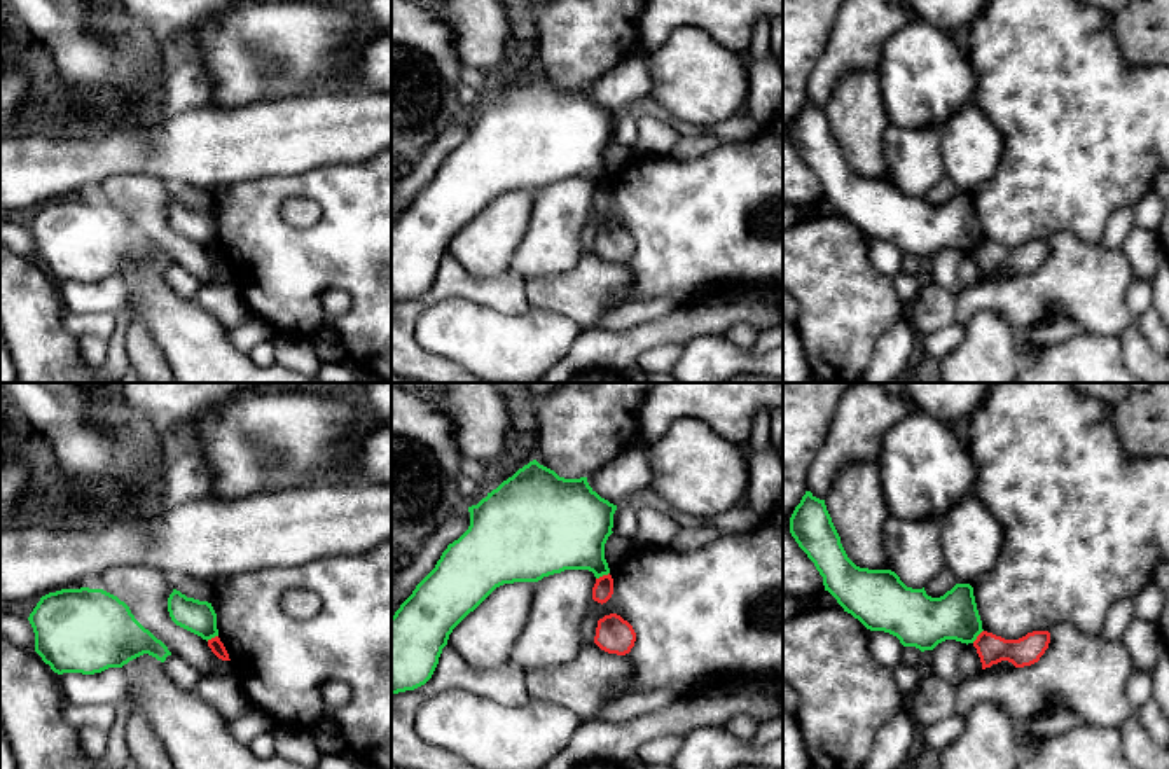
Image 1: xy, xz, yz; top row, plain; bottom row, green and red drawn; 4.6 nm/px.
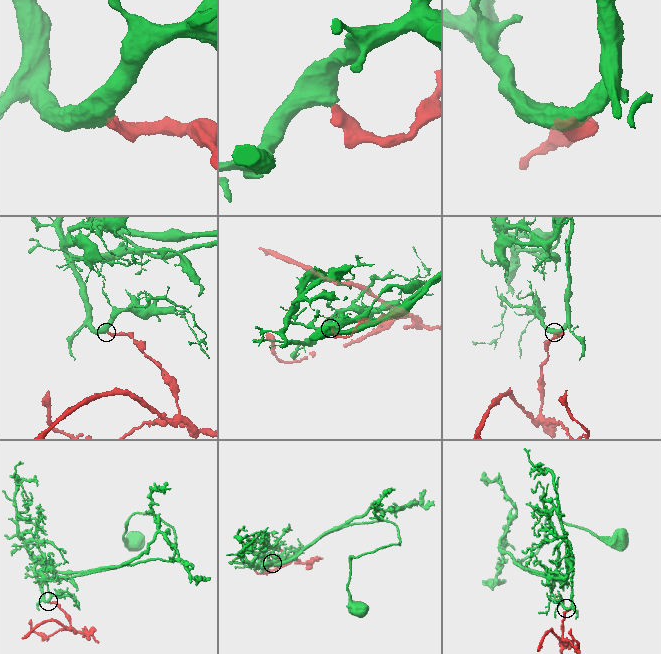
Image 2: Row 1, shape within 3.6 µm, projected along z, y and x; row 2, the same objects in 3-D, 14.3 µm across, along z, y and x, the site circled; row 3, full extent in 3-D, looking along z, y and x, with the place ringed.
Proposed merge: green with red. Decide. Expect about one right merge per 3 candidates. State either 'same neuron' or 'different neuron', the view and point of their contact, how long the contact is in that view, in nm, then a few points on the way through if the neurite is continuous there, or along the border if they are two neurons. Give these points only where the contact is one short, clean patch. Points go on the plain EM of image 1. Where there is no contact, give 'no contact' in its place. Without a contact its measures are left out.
different neuron | xz (601, 184) | 70 nm | along xz (608, 180), (596, 187)

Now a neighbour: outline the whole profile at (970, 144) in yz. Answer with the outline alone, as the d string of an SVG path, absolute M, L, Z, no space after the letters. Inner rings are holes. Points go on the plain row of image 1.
M966 103L937 128L944 175L958 192L970 192L987 182L1003 156L1003 136L977 103Z

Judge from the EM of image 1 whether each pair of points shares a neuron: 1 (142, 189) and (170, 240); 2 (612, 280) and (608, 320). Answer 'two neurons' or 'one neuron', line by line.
1: one neuron
2: two neurons

